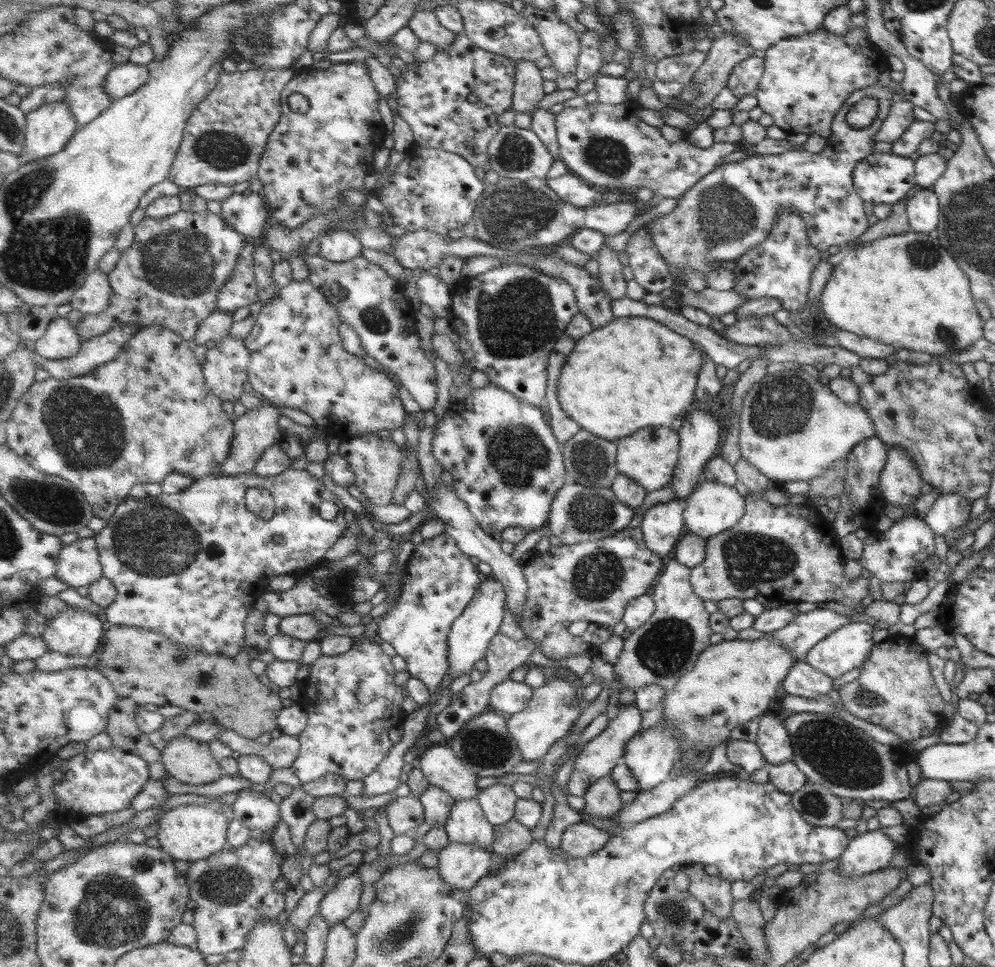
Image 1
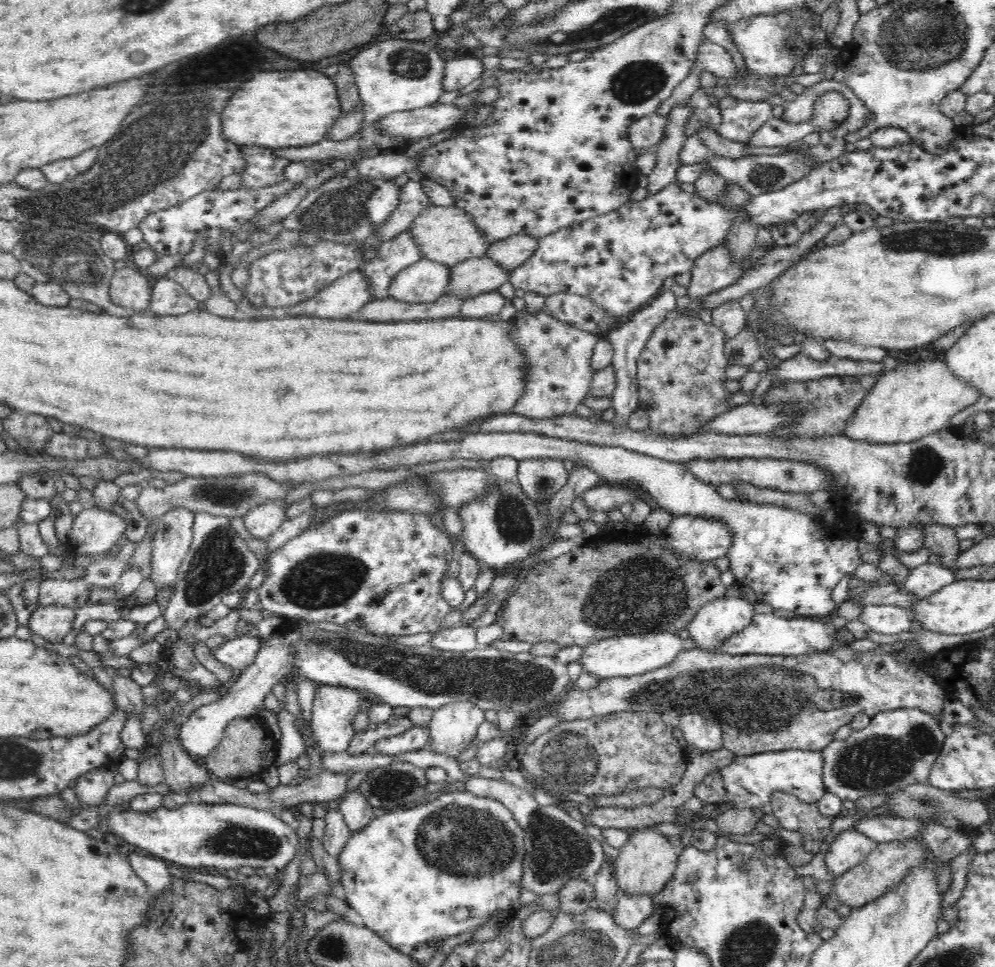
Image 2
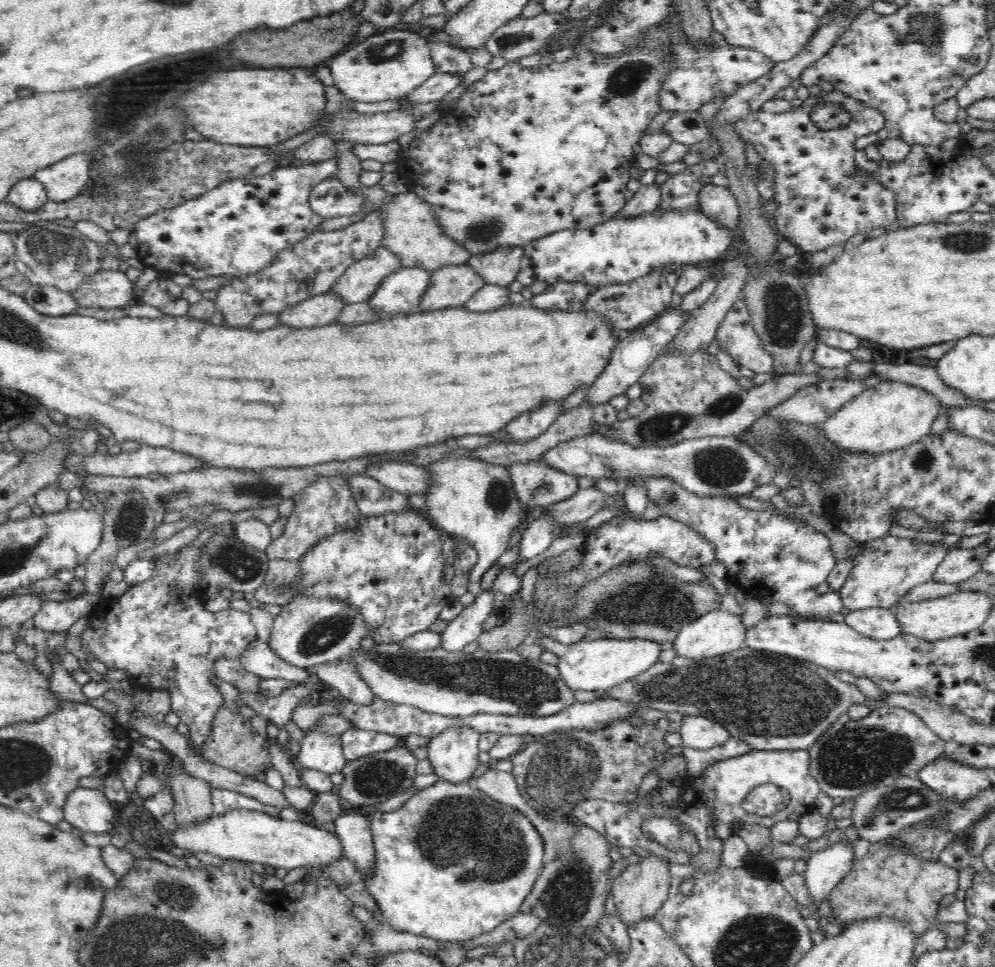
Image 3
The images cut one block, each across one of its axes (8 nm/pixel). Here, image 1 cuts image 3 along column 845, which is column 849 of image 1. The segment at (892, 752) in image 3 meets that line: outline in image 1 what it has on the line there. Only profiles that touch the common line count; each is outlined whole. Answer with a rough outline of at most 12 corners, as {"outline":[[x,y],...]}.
{"outline":[[837,714],[787,715],[790,760],[852,800],[906,799],[904,746]]}

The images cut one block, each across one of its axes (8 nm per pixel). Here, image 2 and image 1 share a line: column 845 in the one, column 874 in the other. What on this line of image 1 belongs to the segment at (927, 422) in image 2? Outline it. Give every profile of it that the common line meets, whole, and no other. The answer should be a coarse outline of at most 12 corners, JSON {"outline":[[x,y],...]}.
{"outline":[[800,369],[738,412],[739,453],[776,484],[809,481],[875,436]]}

